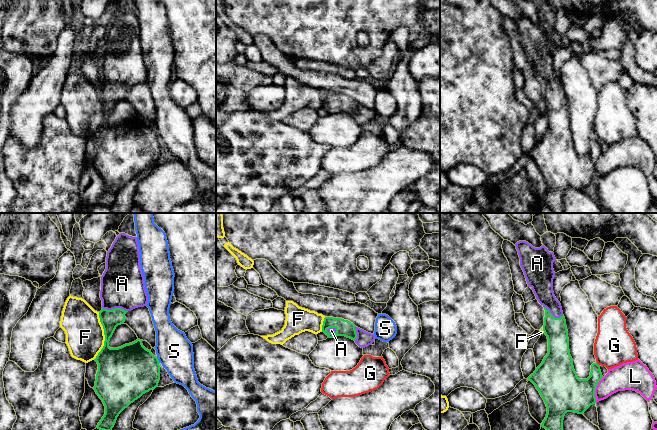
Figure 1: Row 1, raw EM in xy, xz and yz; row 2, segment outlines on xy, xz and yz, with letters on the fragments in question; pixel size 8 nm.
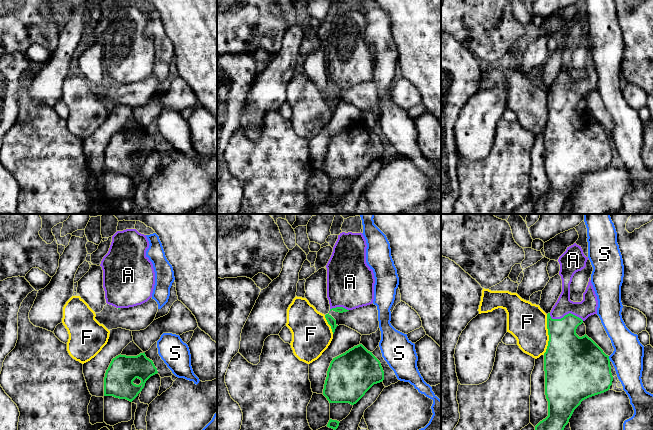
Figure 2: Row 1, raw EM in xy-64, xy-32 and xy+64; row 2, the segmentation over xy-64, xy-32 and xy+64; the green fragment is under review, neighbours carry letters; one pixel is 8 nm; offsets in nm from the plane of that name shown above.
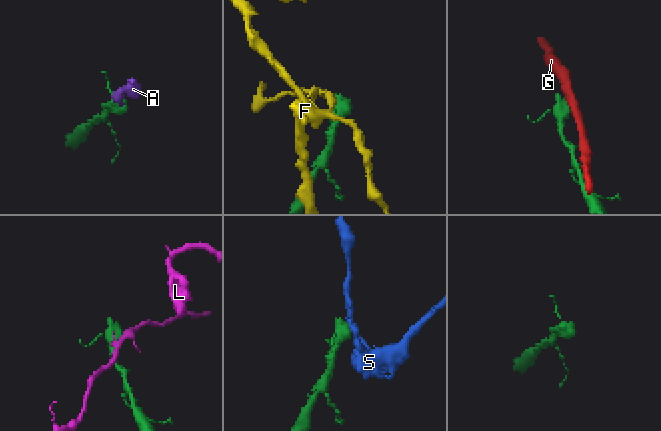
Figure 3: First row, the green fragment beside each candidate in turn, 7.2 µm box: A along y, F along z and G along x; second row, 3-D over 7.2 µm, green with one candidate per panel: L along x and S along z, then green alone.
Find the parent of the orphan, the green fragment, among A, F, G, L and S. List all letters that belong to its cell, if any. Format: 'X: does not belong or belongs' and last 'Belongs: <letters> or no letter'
A: belongs
F: does not belong
G: does not belong
L: does not belong
S: does not belong
Belongs: A

